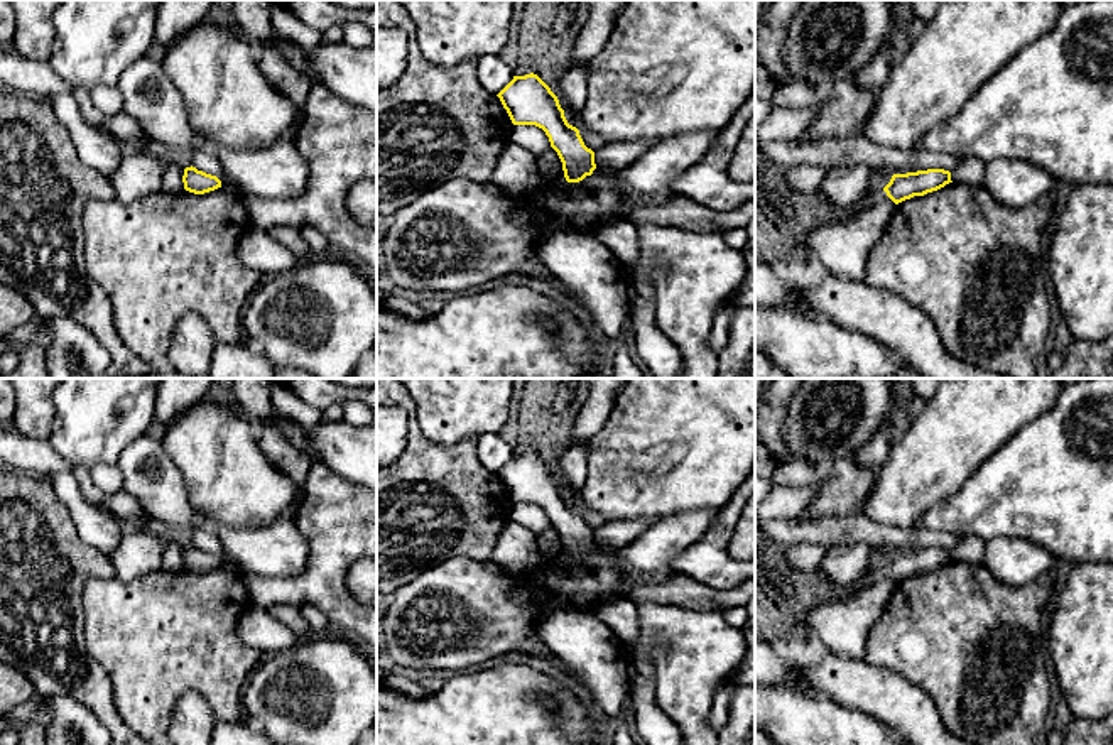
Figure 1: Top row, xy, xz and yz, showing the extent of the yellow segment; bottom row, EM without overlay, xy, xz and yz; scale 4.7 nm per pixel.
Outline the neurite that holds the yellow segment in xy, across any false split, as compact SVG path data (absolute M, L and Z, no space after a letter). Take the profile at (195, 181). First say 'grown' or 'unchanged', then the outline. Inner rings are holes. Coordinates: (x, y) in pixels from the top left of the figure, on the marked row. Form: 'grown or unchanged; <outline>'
unchanged; M186 167L182 176L184 189L194 194L204 194L221 188L221 181L216 176L198 171L196 167Z

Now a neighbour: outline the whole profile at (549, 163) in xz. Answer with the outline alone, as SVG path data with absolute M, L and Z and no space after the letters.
M552 147L537 157L537 167L547 177L556 177L562 172L562 162Z

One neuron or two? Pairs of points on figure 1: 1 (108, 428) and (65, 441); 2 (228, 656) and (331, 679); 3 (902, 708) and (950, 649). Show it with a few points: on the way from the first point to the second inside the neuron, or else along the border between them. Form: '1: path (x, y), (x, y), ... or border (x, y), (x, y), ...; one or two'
1: path (98, 428), (88, 428), (75, 436); one
2: border (262, 657), (249, 674), (240, 698); two
3: border (884, 668), (919, 686), (934, 705), (941, 720); two

